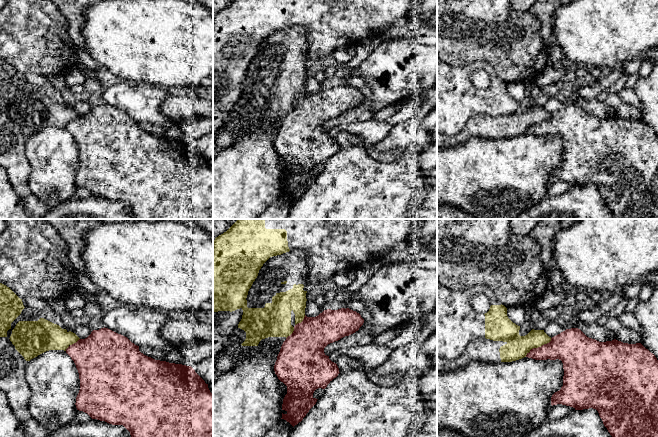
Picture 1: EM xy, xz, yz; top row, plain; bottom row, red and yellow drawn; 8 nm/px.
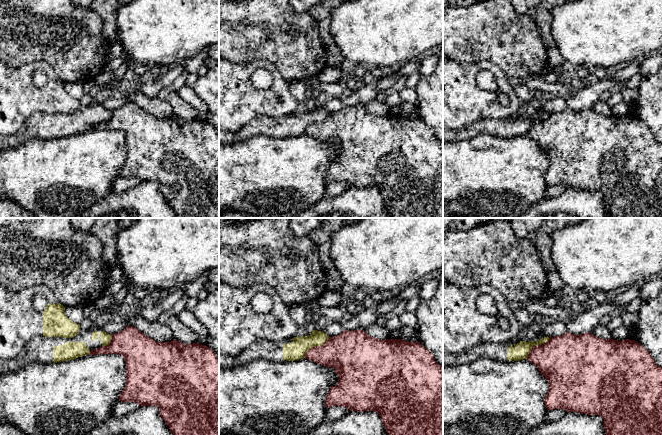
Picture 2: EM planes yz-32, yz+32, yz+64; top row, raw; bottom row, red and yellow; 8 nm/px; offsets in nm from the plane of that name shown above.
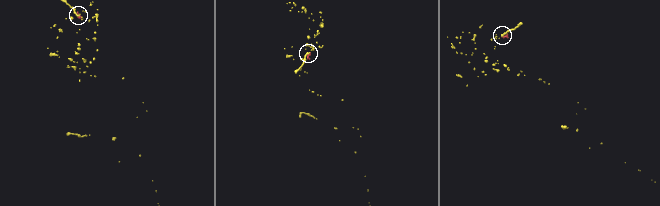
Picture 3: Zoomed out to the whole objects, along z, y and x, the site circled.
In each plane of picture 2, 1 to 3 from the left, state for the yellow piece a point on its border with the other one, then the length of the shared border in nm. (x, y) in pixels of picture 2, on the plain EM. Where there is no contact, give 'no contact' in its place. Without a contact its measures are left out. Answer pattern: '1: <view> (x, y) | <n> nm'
1: yz-32 (110, 119) | 130 nm
2: yz+32 (315, 122) | 280 nm
3: yz+64 (536, 121) | 260 nm

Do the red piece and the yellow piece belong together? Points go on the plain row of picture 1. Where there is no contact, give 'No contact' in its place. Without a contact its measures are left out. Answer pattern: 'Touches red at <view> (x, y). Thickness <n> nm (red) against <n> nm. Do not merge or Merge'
Touches red at yz (538, 123). Thickness 260 nm (red) against 190 nm. Do not merge

